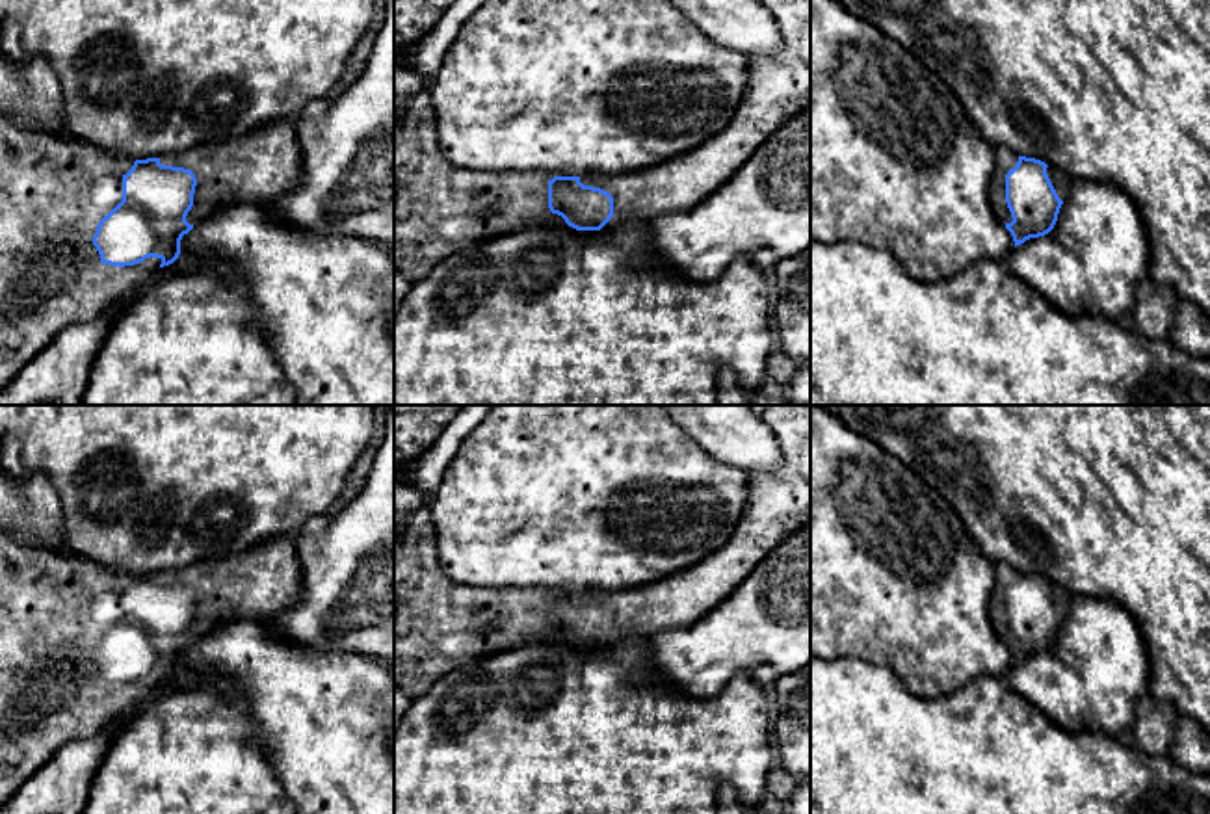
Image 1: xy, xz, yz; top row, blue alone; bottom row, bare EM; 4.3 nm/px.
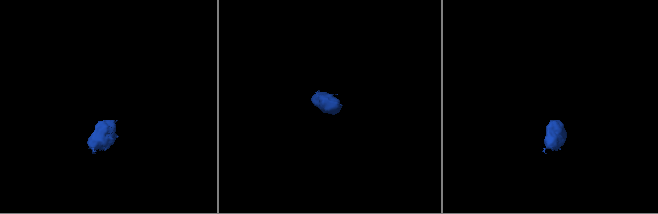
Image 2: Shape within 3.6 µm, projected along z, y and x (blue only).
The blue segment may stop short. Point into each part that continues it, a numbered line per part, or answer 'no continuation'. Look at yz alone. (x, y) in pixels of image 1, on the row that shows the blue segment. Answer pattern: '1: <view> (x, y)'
1: yz (1004, 158)

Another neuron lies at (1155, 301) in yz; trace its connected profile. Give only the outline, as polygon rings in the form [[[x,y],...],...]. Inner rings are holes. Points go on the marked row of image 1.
[[[1151,277],[1141,279],[1134,290],[1134,331],[1147,340],[1167,340],[1177,309],[1177,292]]]

